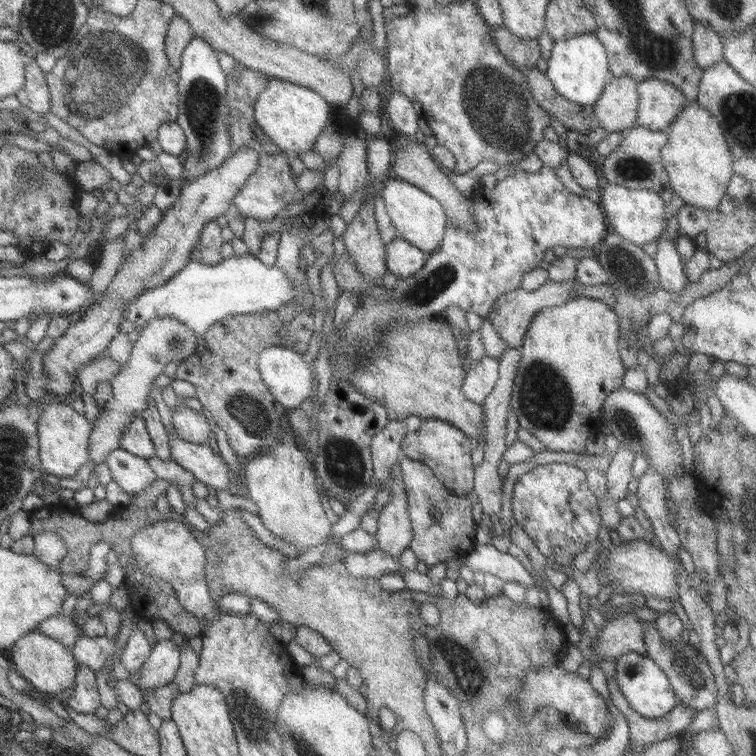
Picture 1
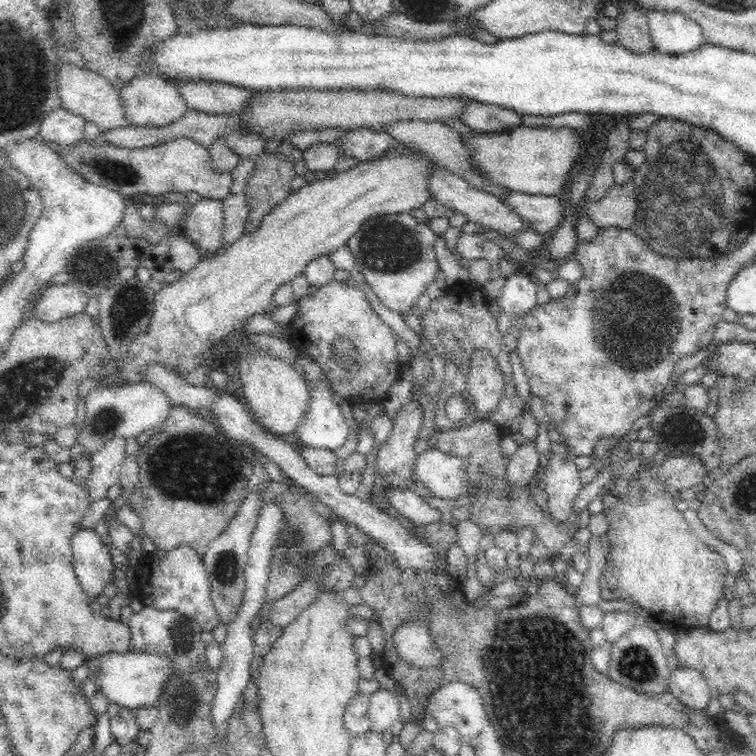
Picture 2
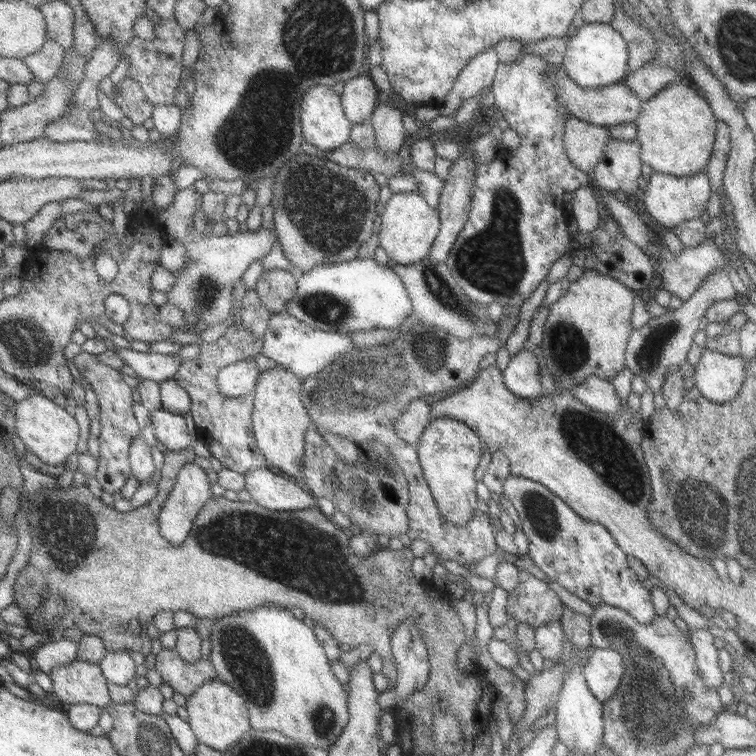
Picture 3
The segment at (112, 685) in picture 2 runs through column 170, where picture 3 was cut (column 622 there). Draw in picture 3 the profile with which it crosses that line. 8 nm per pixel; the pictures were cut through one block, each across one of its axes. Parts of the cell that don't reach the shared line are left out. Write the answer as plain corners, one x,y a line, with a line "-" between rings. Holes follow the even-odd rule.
590,648
584,666
584,680
591,695
601,704
613,698
623,676
623,660
610,649

